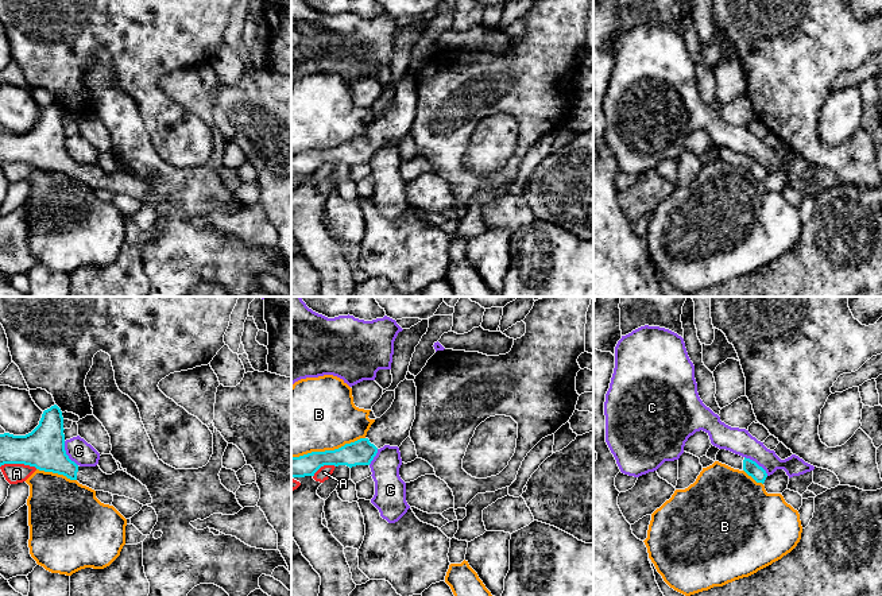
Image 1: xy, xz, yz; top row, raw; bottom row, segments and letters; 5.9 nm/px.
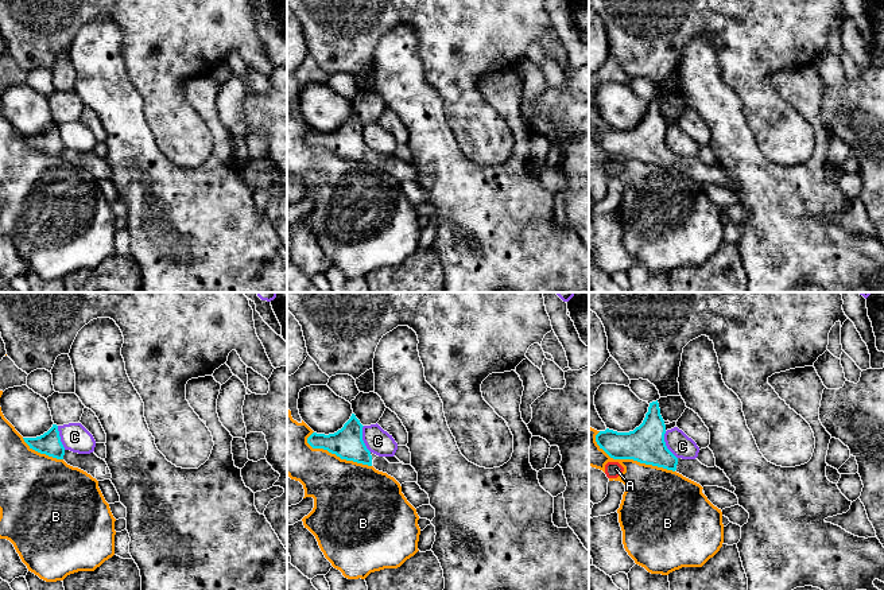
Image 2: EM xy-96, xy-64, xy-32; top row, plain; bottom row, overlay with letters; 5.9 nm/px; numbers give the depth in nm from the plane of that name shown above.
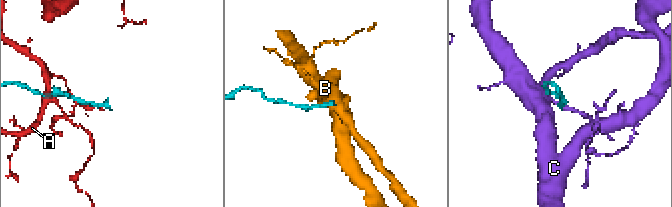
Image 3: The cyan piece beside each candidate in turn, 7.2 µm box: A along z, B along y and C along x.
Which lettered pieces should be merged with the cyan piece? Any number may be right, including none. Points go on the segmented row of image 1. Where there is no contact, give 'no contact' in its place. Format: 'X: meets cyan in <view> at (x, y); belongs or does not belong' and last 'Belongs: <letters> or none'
A: meets cyan in xy at (19, 463); does not belong
B: meets cyan in xz at (328, 451); does not belong
C: meets cyan in xy at (65, 453); does not belong
Belongs: none

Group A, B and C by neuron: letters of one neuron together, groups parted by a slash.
A / B / C

